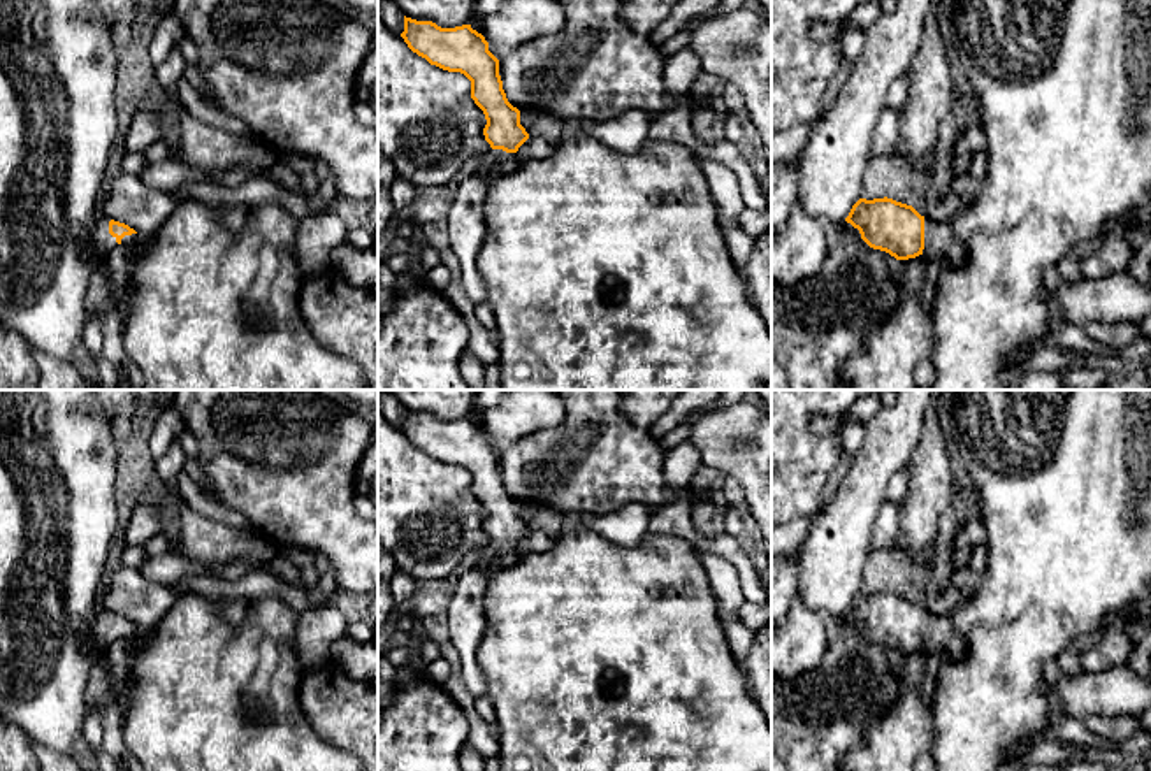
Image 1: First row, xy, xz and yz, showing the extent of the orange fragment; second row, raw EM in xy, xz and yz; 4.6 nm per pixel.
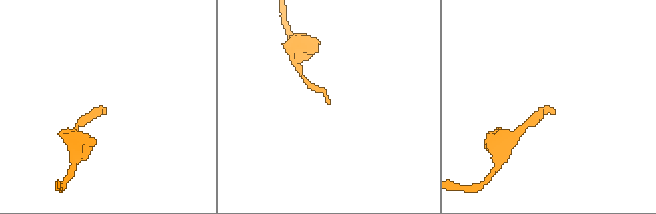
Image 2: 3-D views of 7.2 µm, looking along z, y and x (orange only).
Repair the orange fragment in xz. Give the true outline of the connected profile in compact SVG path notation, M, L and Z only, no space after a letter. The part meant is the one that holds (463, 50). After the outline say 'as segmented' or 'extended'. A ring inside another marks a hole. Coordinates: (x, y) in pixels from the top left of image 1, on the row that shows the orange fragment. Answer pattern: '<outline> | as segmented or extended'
M406 16L401 37L431 65L460 72L471 81L471 98L485 114L483 135L490 144L490 163L476 176L499 177L515 172L520 167L517 151L529 133L520 125L520 111L506 98L499 60L489 51L485 37L471 25L441 28Z | extended

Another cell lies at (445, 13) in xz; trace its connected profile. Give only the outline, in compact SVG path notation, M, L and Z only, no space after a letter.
M388 0L406 18L432 21L441 28L469 25L474 16L476 0Z

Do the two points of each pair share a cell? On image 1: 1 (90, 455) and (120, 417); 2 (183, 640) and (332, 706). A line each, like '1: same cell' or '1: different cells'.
1: different cells
2: different cells

